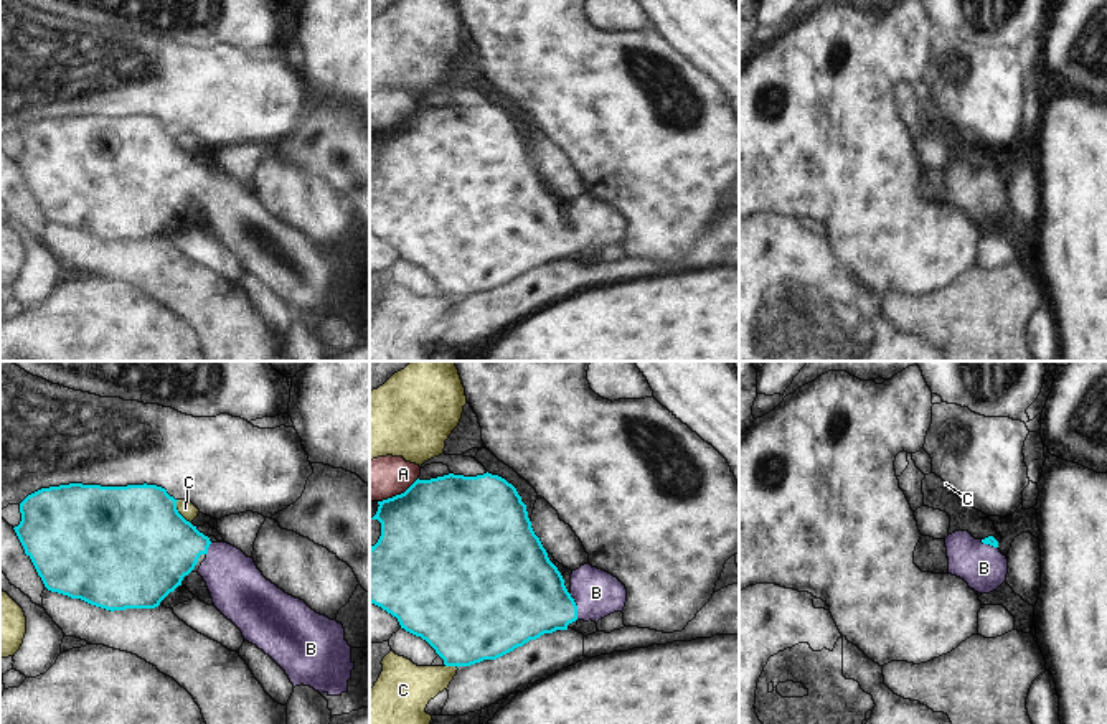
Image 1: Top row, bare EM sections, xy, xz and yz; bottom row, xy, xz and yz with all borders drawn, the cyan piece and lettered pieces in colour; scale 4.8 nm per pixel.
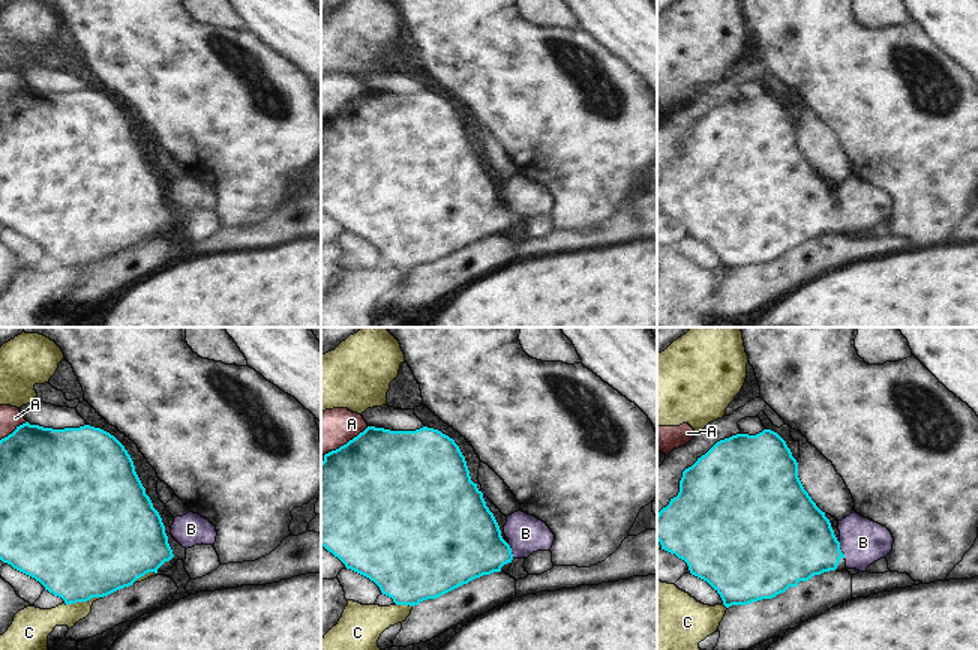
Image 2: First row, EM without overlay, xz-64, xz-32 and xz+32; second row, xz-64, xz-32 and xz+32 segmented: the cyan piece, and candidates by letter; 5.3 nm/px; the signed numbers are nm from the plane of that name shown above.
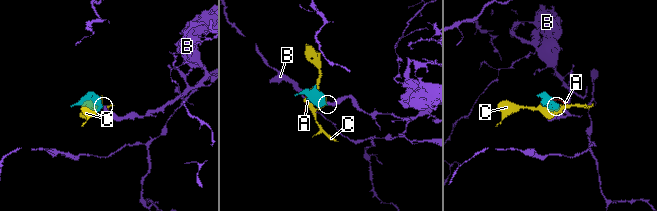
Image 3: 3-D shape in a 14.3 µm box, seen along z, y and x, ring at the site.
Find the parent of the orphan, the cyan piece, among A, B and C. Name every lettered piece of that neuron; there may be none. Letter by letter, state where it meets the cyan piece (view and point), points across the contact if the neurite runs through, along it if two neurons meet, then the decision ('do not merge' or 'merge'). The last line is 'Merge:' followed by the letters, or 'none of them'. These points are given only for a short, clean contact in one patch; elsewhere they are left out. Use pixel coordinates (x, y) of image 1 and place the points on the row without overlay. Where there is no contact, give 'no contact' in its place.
A: xz (398, 126) | do not merge
B: xz (576, 238) | across xz (527, 228), (550, 238), (576, 238), (596, 223) | merge
C: xy (177, 142) | do not merge
Merge: B

